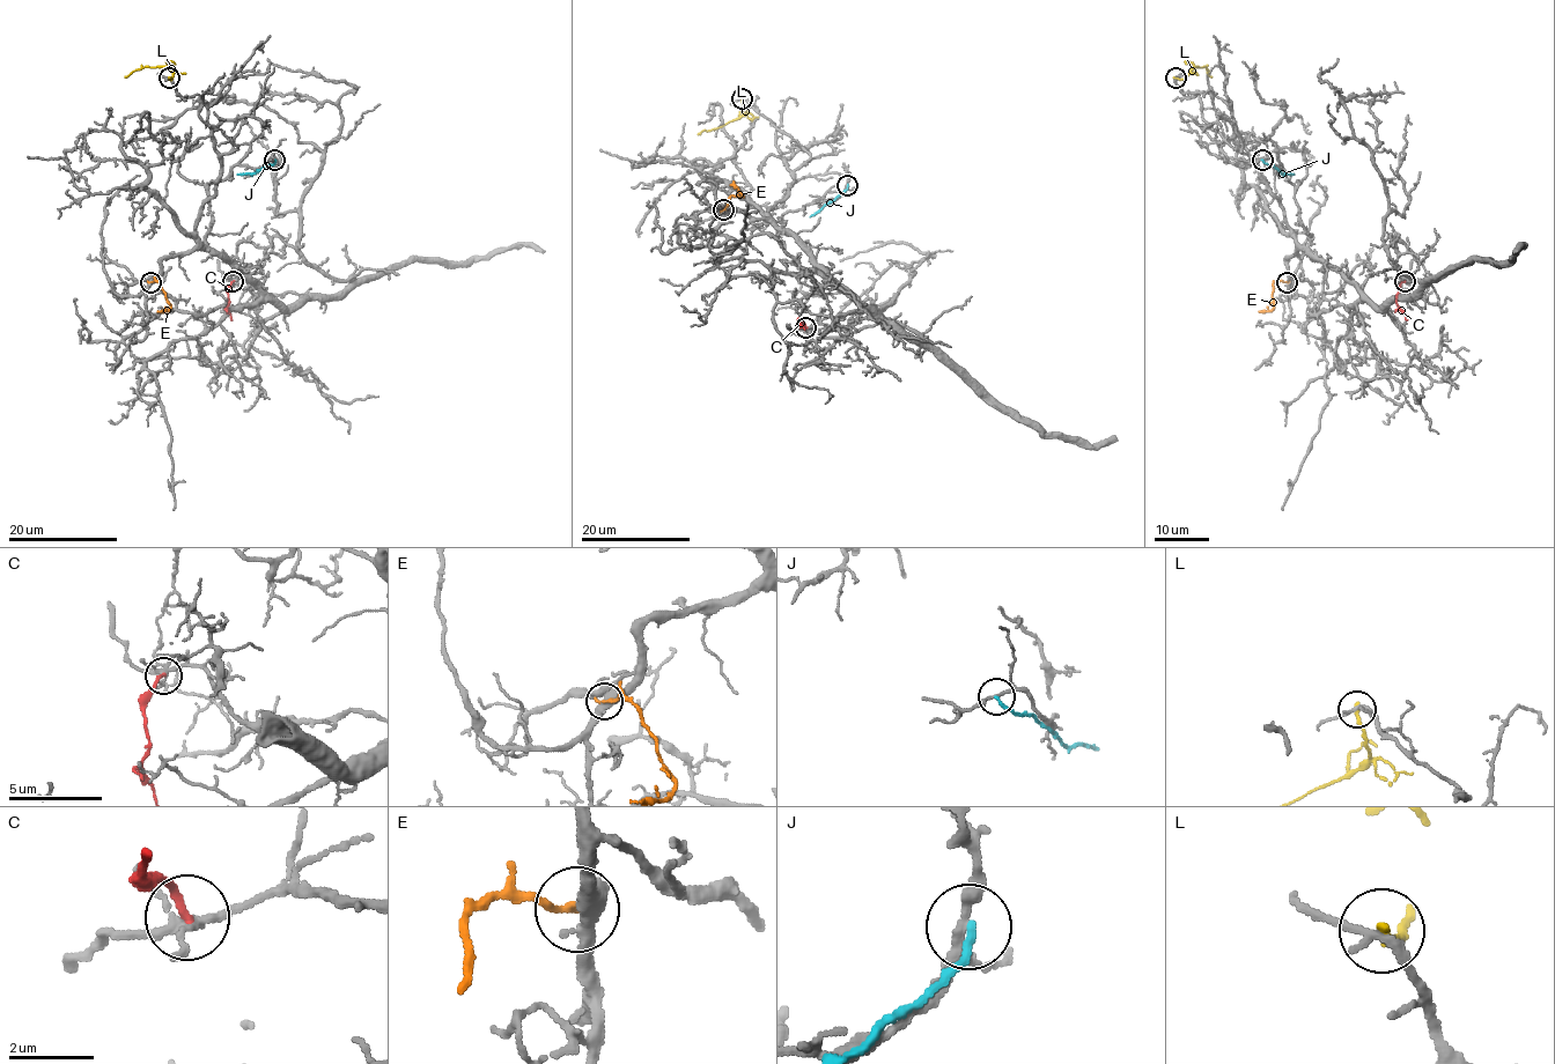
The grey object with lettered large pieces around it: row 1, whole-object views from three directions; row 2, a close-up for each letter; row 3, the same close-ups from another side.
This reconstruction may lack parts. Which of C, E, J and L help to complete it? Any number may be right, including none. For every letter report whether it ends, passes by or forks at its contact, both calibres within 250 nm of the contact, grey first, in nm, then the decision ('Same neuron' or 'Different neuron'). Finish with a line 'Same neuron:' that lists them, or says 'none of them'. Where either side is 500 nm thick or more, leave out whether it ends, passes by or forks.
C: It ends there. Thickness 220 nm (grey) against 180 nm. Same neuron
E: It ends there. Thickness 460 nm (grey) against 180 nm. Same neuron
J: It ends there. Thickness 240 nm (grey) against 180 nm. Different neuron
L: It ends there. Thickness 200 nm (grey) against 220 nm. Different neuron
Same neuron: C, E

